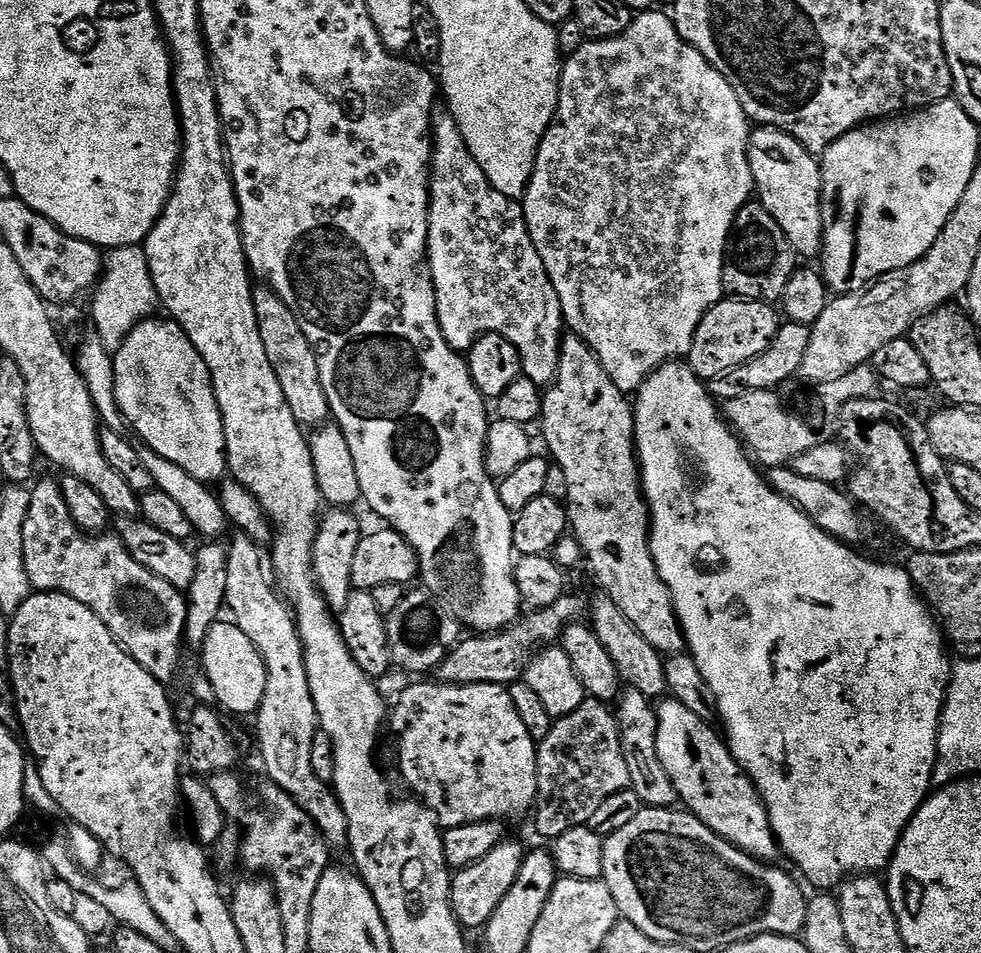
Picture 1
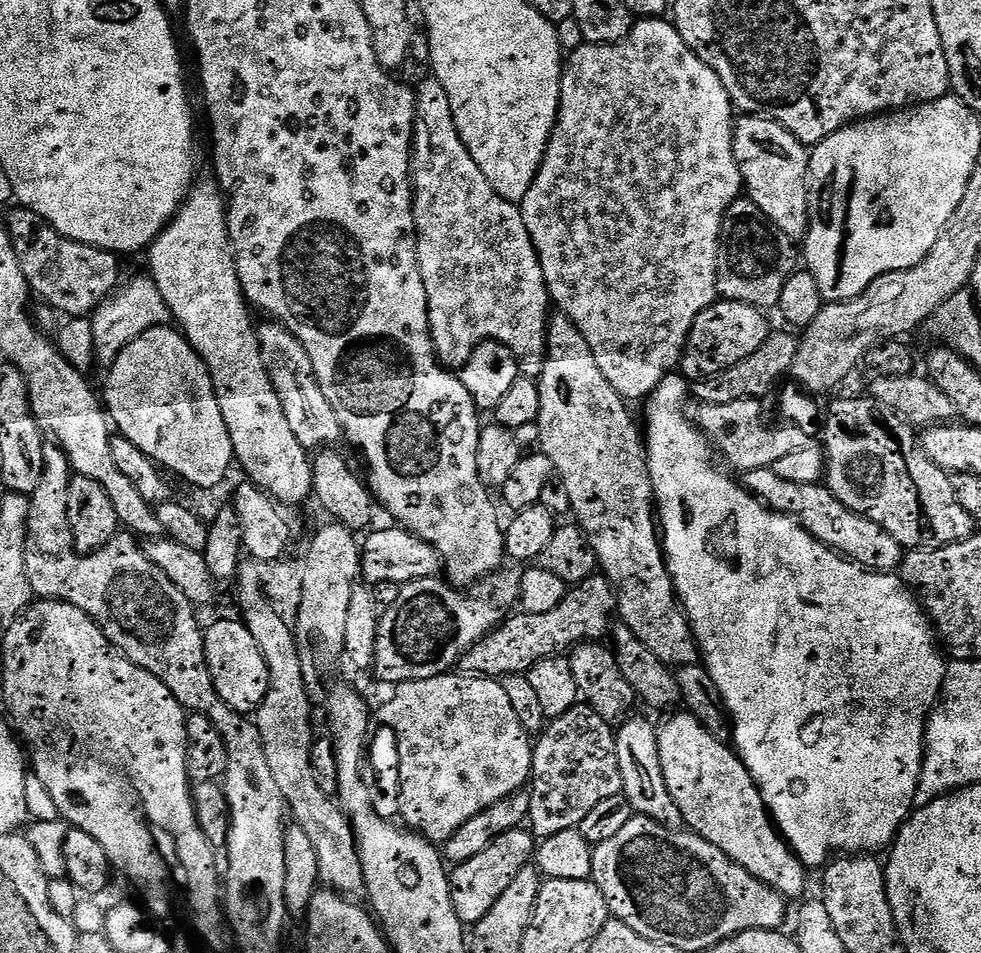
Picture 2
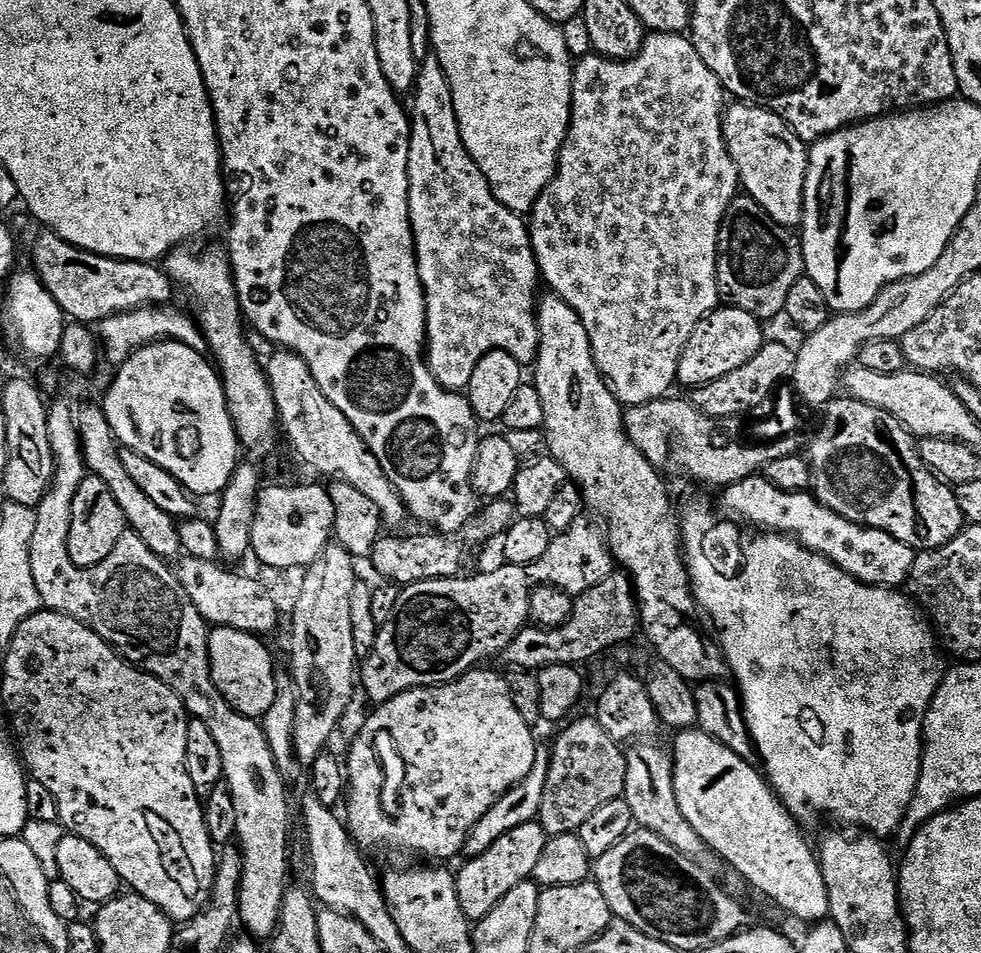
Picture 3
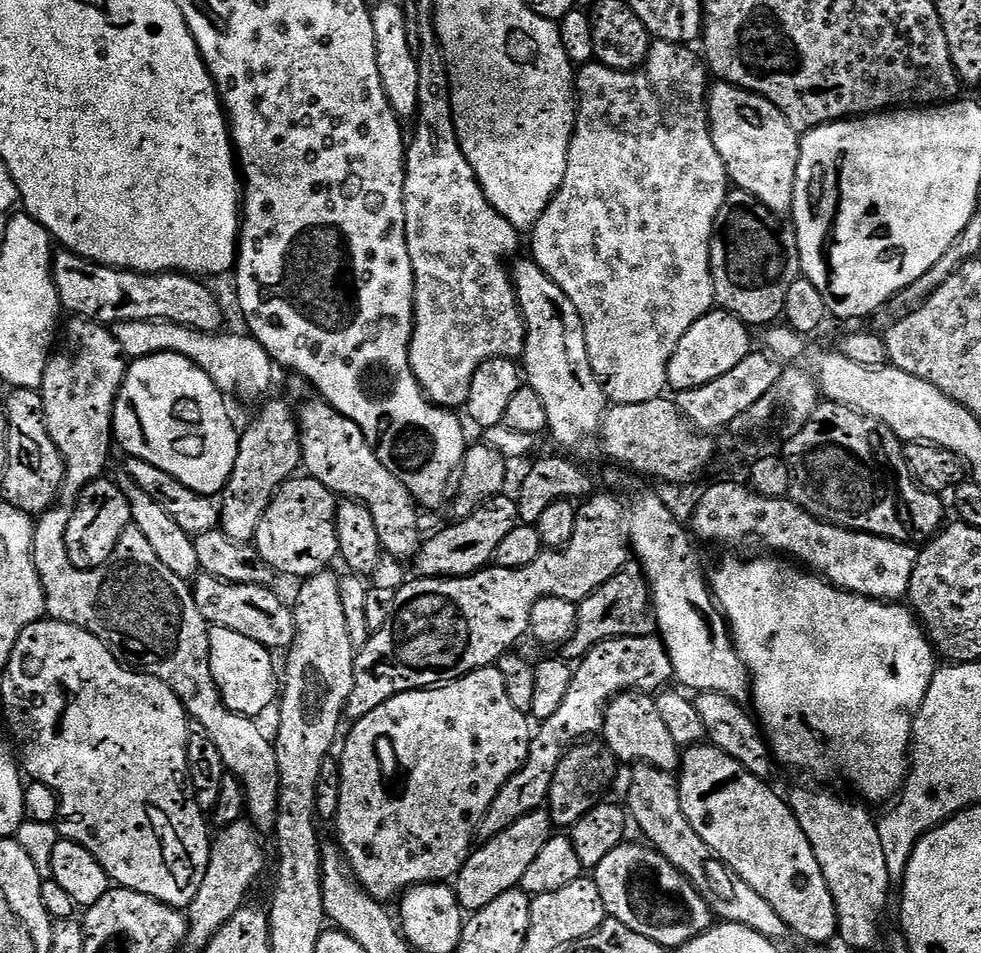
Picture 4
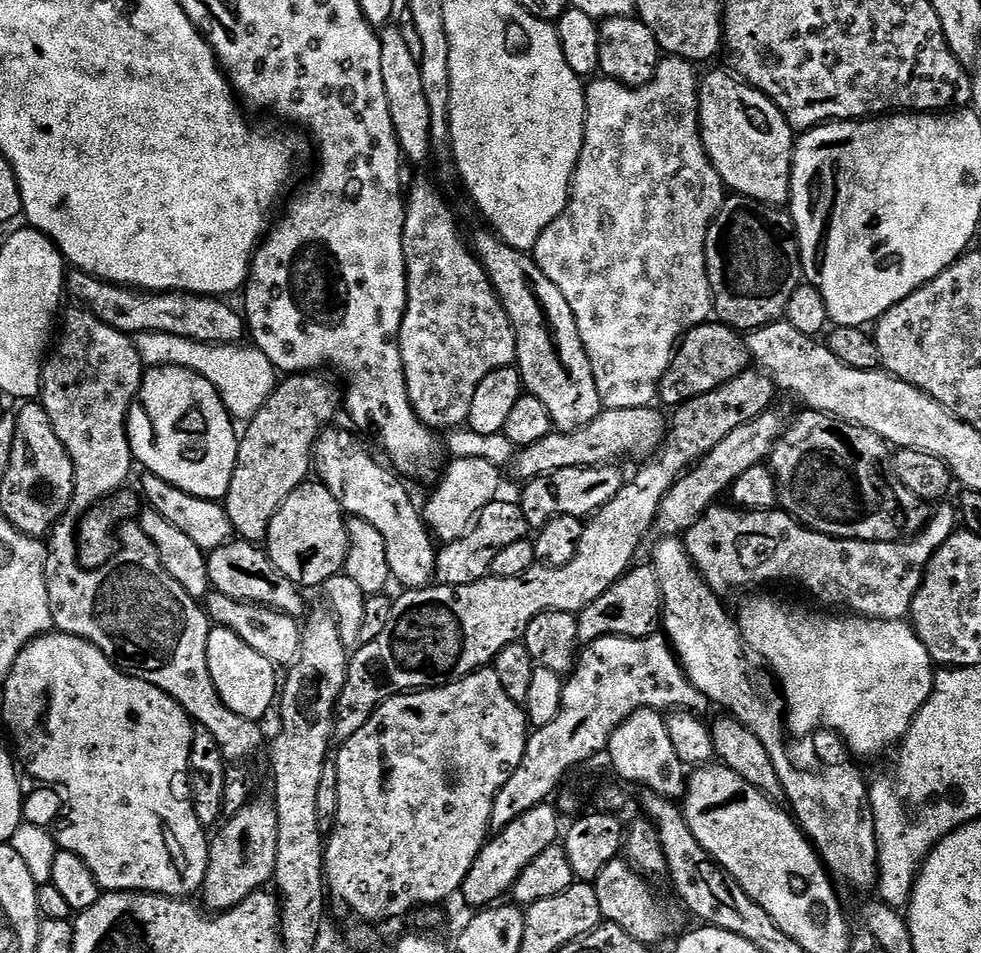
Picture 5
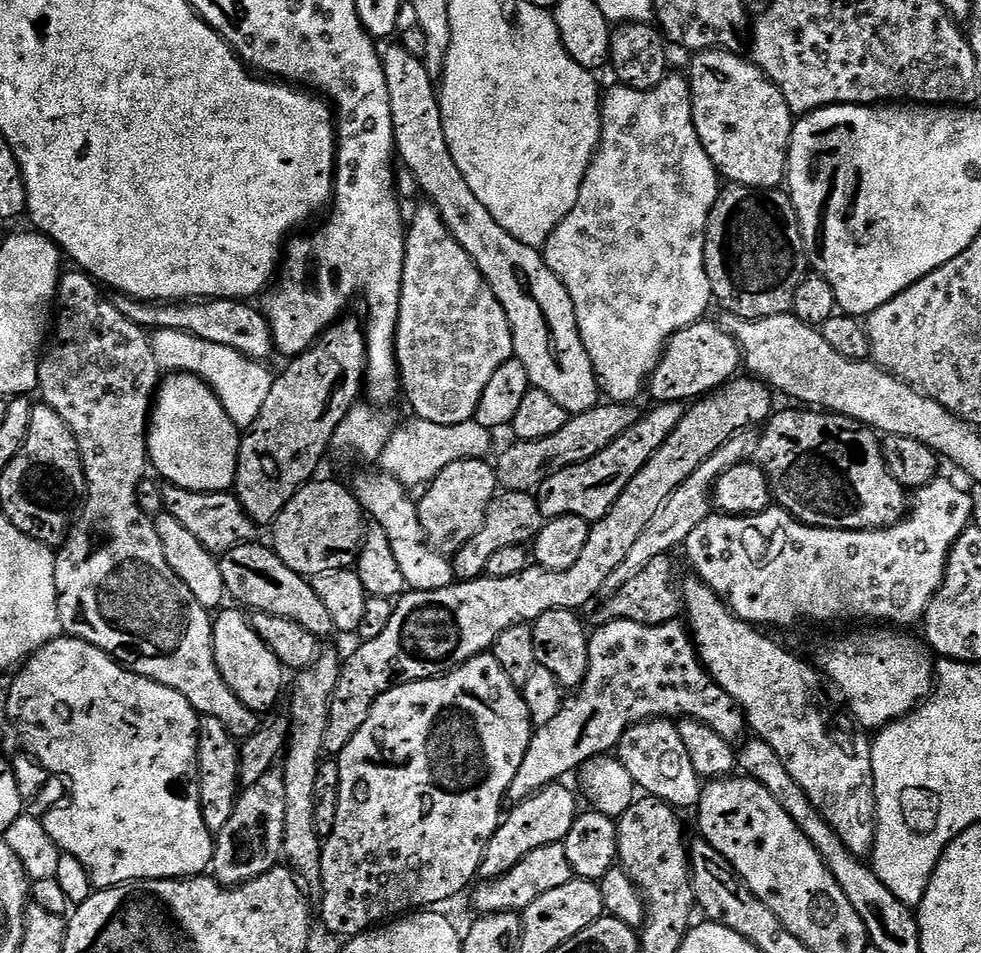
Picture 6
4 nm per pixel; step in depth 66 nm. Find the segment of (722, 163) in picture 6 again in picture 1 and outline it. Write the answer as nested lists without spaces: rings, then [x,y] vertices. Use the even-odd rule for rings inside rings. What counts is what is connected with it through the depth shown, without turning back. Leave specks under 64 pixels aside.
[[[763,126],[757,127],[748,137],[748,157],[756,183],[754,192],[758,203],[770,210],[774,222],[782,226],[782,234],[786,234],[797,257],[819,257],[824,246],[820,160],[781,128]]]

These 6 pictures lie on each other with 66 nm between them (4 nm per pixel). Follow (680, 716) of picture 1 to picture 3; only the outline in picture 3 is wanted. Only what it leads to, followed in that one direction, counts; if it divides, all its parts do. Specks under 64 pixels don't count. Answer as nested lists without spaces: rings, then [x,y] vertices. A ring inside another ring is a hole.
[[[699,727],[685,728],[675,733],[676,741],[670,747],[670,759],[672,761],[672,778],[674,780],[674,794],[678,798],[678,806],[682,810],[682,814],[686,818],[686,822],[690,822],[690,826],[694,826],[694,830],[698,830],[698,834],[705,842],[708,843],[709,849],[713,853],[716,852],[741,876],[744,880],[749,880],[762,895],[768,900],[773,900],[778,907],[784,912],[789,912],[792,916],[797,916],[800,920],[810,920],[809,922],[823,921],[828,916],[828,891],[826,890],[826,882],[824,881],[824,870],[818,859],[817,853],[810,845],[804,841],[800,834],[800,827],[794,818],[789,815],[787,809],[780,802],[779,796],[772,790],[772,785],[762,775],[761,769],[755,763],[738,758],[738,754],[734,754],[734,750],[726,750],[726,746],[722,746],[722,742],[718,742],[714,738],[710,738],[710,734],[701,732]]]

